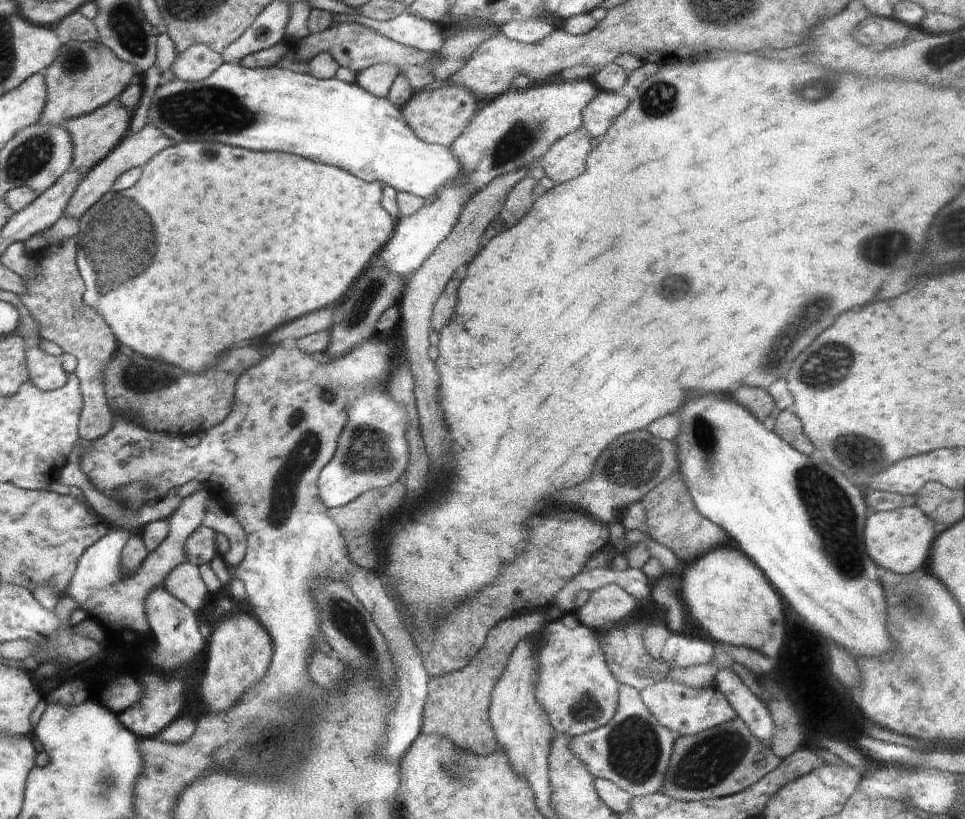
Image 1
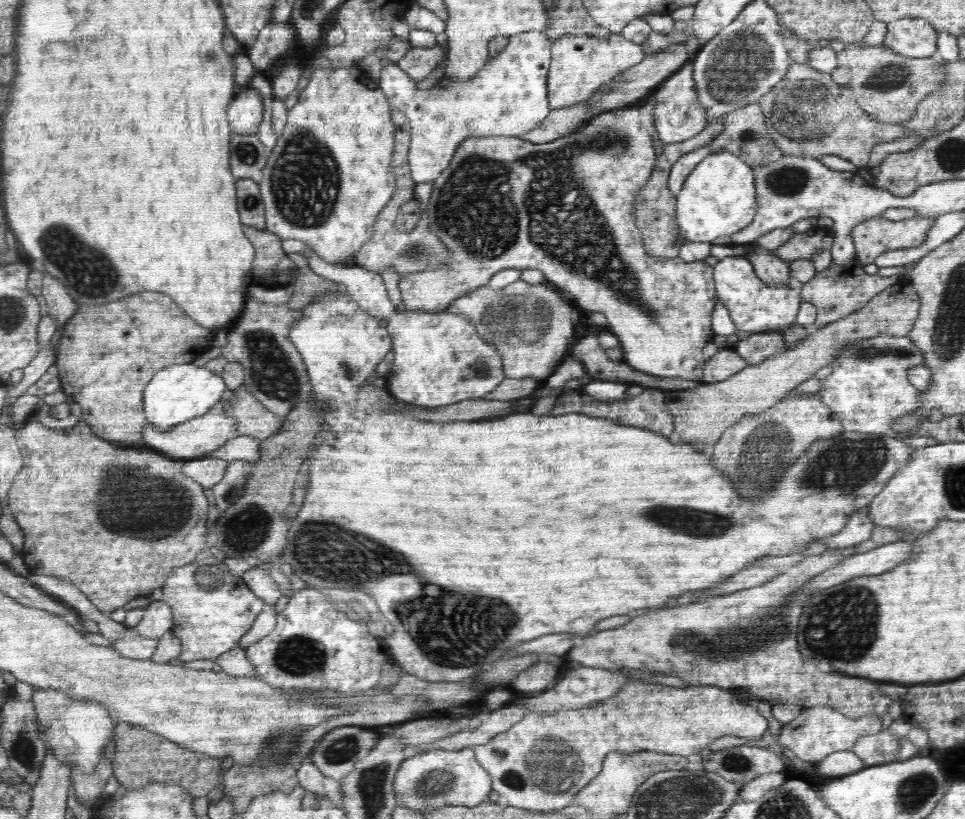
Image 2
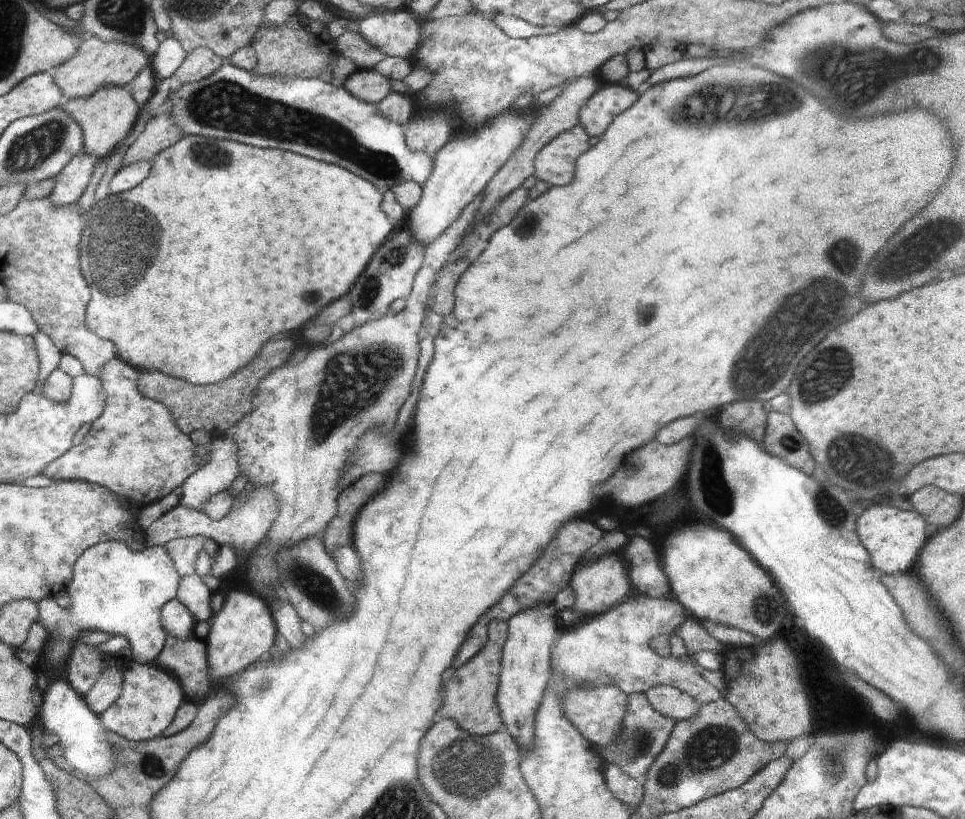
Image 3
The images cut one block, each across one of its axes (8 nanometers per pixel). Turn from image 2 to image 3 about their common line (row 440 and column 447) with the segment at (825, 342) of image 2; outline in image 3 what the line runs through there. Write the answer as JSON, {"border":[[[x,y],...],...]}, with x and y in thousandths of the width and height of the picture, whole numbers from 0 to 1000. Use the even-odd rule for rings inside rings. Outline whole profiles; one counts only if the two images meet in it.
{"border":[[[510,757],[505,764],[506,781],[502,791],[485,808],[470,813],[462,827],[460,862],[452,877],[470,878],[475,886],[487,896],[497,899],[510,896],[521,889],[521,877],[515,862],[515,845],[519,822],[519,801],[525,780],[525,759]]]}

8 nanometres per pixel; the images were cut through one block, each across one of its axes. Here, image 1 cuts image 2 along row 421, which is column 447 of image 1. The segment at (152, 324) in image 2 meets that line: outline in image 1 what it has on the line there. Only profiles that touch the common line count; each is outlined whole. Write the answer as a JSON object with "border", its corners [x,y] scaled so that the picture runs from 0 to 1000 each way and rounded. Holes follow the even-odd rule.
{"border":[[[461,103],[450,110],[429,112],[427,120],[424,120],[423,125],[417,129],[416,136],[429,166],[441,176],[464,179],[473,173],[473,168],[483,159],[483,154],[486,154],[497,128],[498,125],[485,107]]]}

